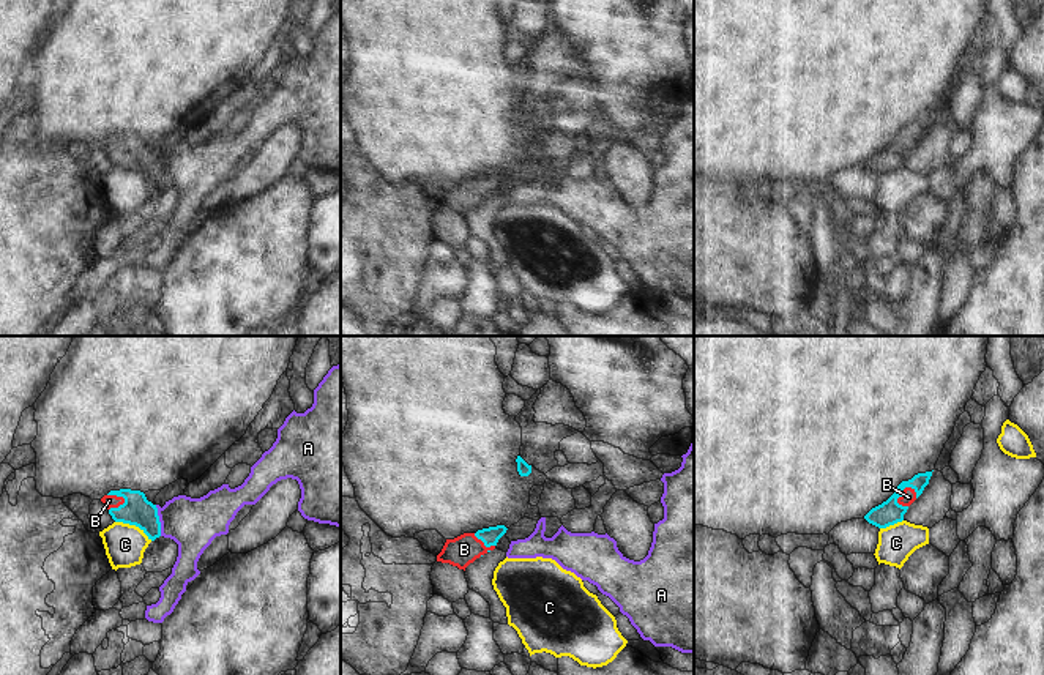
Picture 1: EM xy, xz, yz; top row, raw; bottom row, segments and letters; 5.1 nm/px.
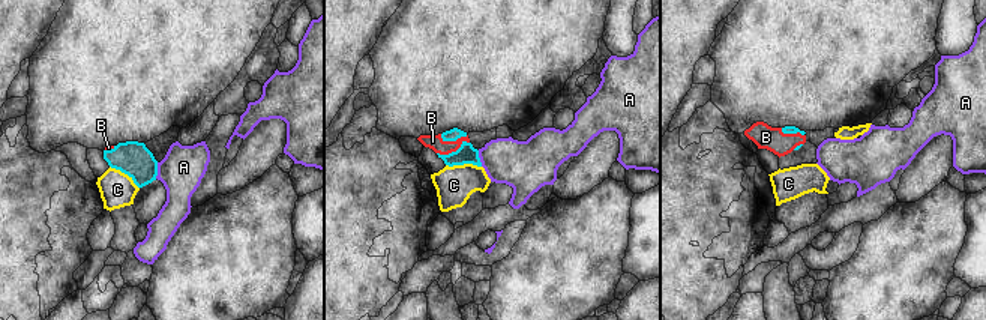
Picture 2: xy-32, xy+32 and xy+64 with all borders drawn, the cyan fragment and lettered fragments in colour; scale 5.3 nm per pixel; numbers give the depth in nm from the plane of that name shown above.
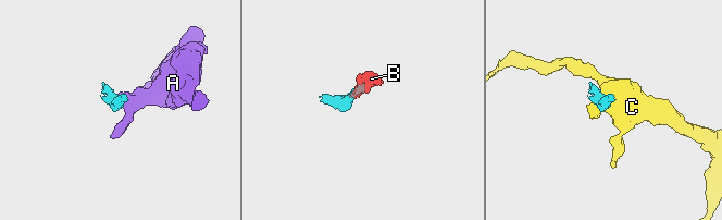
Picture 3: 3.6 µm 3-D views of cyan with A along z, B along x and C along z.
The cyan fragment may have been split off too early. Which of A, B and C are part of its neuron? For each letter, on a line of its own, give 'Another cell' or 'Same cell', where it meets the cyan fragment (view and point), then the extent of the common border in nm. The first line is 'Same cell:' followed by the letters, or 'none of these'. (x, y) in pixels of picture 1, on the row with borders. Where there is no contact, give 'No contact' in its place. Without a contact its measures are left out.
Same cell: B
A: Another cell. Touches cyan at xy (158, 521). Shared border 160 nm
B: Same cell. Touches cyan at yz (902, 491). Shared border 120 nm
C: Another cell. Touches cyan at xy (134, 524). Shared border 220 nm.

